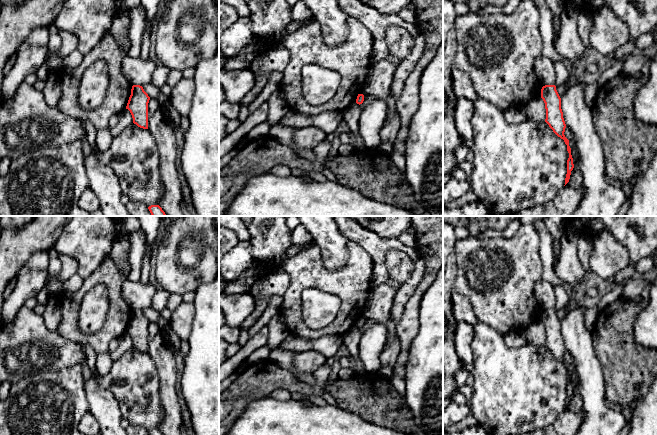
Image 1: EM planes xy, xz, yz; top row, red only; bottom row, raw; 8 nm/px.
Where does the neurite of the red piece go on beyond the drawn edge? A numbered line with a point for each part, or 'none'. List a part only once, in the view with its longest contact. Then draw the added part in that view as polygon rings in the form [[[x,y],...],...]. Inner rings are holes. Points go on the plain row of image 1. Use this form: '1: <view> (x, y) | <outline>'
none

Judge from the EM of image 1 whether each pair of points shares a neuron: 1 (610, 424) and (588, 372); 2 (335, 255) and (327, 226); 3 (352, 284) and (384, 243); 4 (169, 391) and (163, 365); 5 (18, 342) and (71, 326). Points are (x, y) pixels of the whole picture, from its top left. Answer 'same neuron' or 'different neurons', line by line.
1: same neuron
2: same neuron
3: different neurons
4: same neuron
5: different neurons

